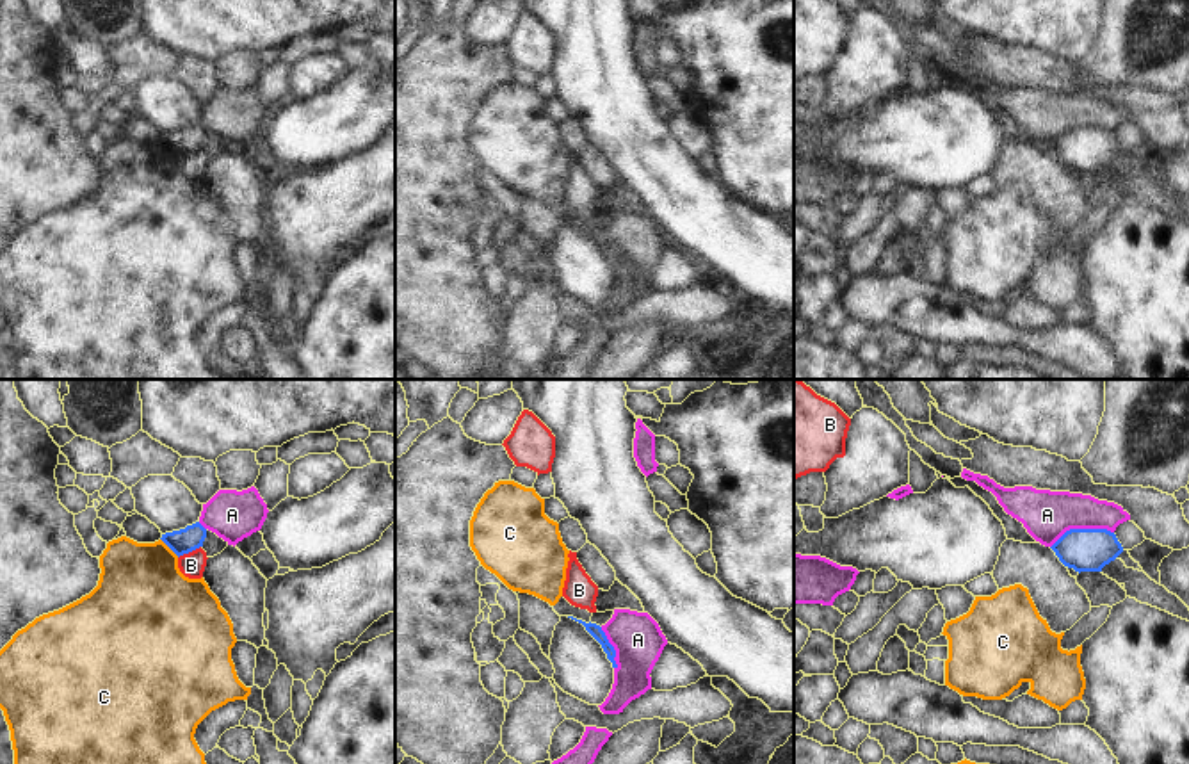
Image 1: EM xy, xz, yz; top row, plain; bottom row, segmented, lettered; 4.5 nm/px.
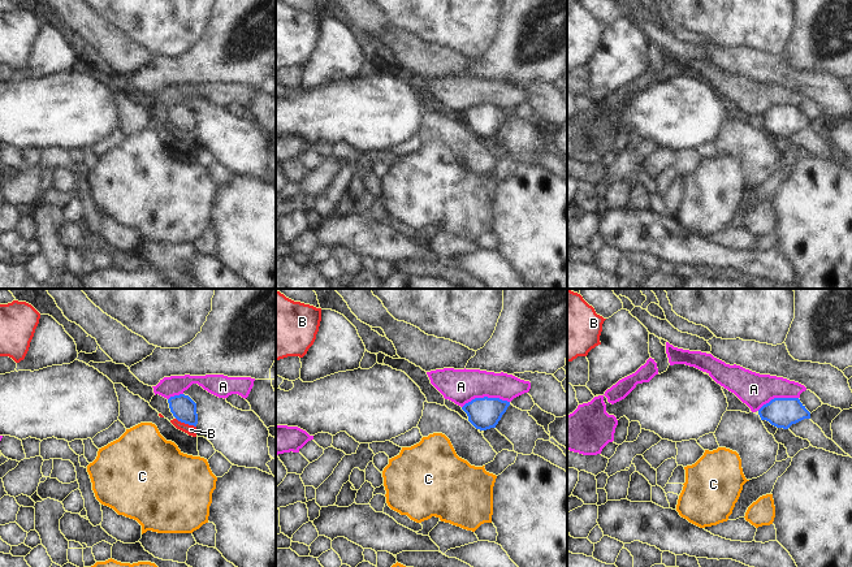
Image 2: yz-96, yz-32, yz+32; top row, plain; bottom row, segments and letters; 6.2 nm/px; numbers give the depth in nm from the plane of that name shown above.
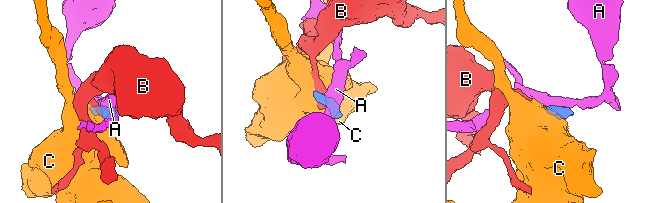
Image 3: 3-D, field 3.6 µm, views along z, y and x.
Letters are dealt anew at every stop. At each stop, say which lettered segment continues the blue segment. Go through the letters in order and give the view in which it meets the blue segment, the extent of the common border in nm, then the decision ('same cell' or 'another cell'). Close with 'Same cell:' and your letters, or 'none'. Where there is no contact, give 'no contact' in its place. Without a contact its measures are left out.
A: meets blue in yz; contact 300 nm long; another cell
B: meets blue in xy; contact 120 nm long; another cell
C: meets blue in xy; contact 120 nm long; another cell
Same cell: none

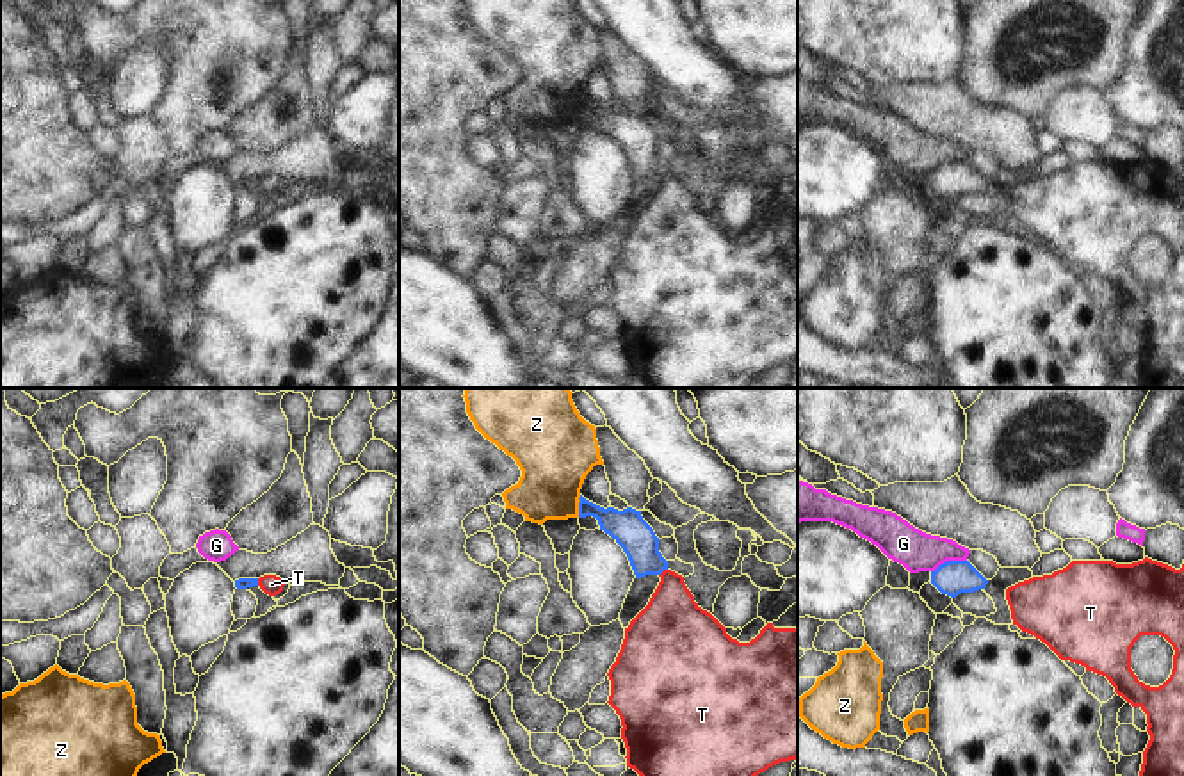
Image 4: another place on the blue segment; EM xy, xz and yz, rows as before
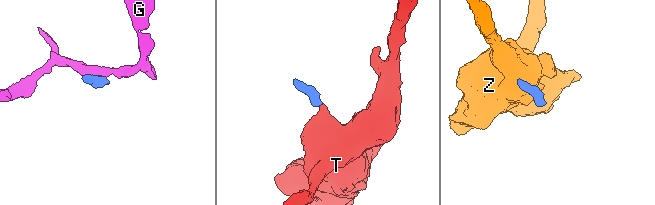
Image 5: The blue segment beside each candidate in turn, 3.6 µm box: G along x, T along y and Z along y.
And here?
G: meets blue in yz; contact 170 nm long; another cell
T: meets blue in xz; contact 50 nm long; same cell
Z: meets blue in xz; contact 110 nm long; another cell
Same cell: T

